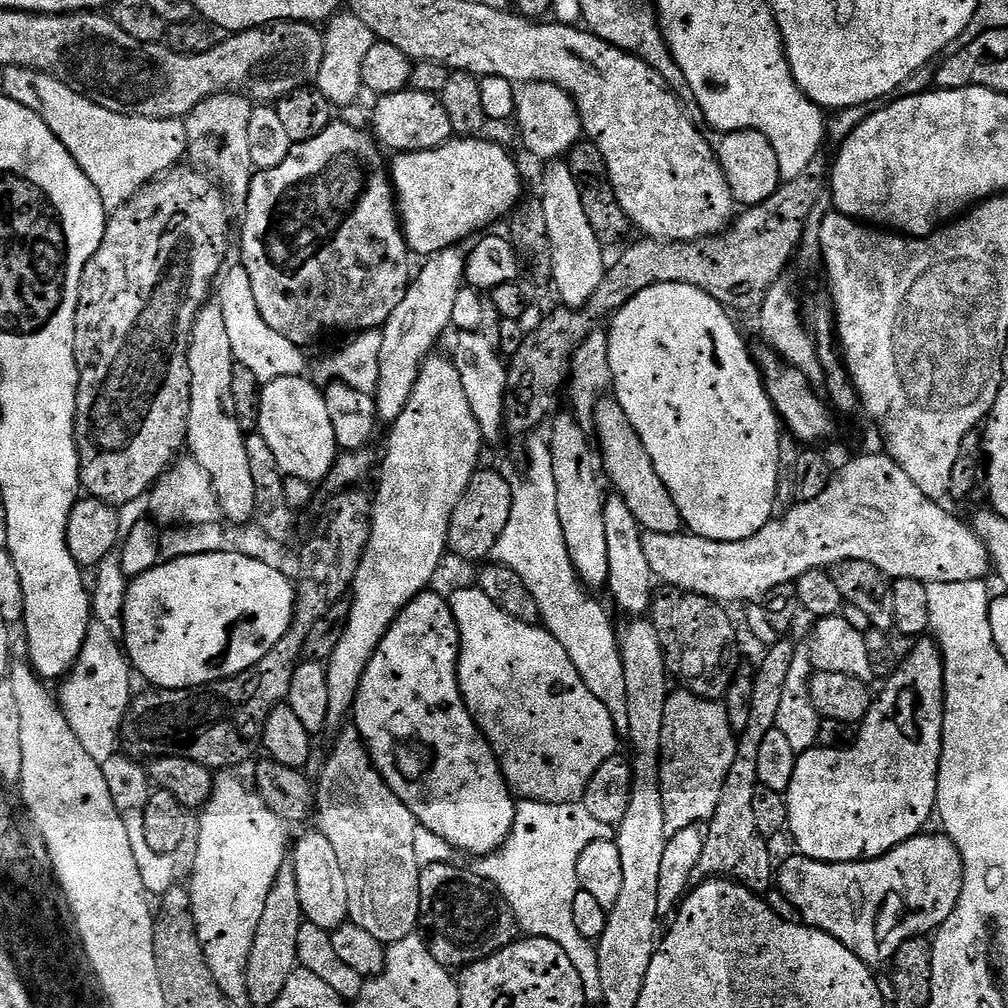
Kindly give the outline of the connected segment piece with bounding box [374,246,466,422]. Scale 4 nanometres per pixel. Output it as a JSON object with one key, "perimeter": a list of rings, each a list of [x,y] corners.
{"perimeter":[[[463,247],[447,248],[437,252],[435,256],[423,261],[424,269],[415,273],[414,279],[406,290],[406,298],[398,302],[394,314],[384,323],[382,329],[382,358],[380,359],[380,378],[374,393],[376,408],[380,412],[381,421],[393,422],[400,417],[404,408],[410,402],[410,396],[414,394],[414,386],[418,382],[418,376],[422,366],[433,355],[436,343],[444,331],[452,328],[452,315],[454,314],[454,302],[458,294],[466,286],[466,252]]]}

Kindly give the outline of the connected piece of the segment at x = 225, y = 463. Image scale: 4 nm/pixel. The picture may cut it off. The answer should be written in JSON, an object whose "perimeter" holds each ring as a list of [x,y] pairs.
{"perimeter":[[[219,303],[205,304],[203,311],[195,322],[192,331],[192,345],[188,351],[190,362],[190,422],[188,423],[187,451],[191,459],[196,460],[210,474],[214,482],[214,490],[218,494],[220,508],[225,517],[233,525],[247,524],[256,515],[255,482],[253,467],[247,454],[246,433],[236,417],[234,410],[234,366],[237,363],[232,356],[229,331],[226,330],[226,320]]]}

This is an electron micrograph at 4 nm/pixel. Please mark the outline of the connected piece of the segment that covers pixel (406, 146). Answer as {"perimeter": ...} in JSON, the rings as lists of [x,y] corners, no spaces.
{"perimeter":[[[405,88],[395,93],[381,95],[374,108],[374,130],[377,141],[389,151],[421,152],[434,149],[453,137],[449,115],[439,95]]]}

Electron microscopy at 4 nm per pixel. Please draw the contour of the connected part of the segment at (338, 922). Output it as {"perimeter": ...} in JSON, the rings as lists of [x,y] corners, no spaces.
{"perimeter":[[[319,830],[306,833],[297,844],[295,841],[290,862],[298,878],[298,898],[302,901],[305,921],[322,926],[322,930],[331,933],[341,928],[348,920],[350,898],[346,895],[346,878],[342,875],[342,866],[330,838],[326,838]]]}

